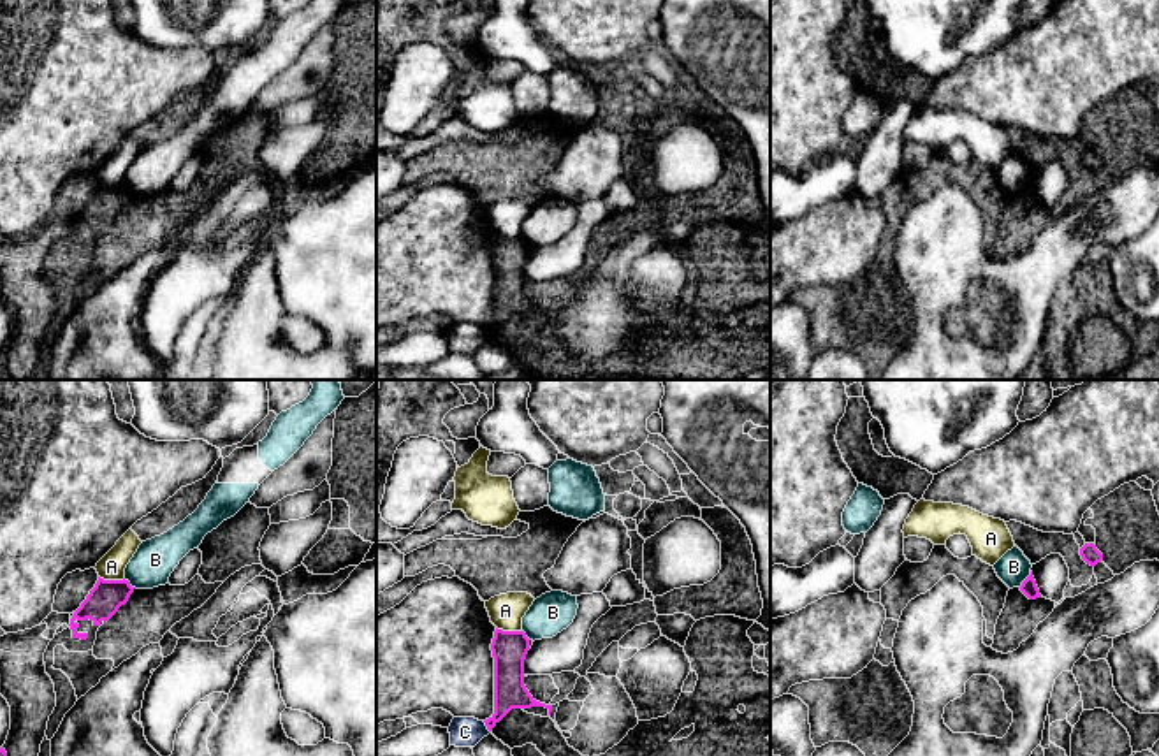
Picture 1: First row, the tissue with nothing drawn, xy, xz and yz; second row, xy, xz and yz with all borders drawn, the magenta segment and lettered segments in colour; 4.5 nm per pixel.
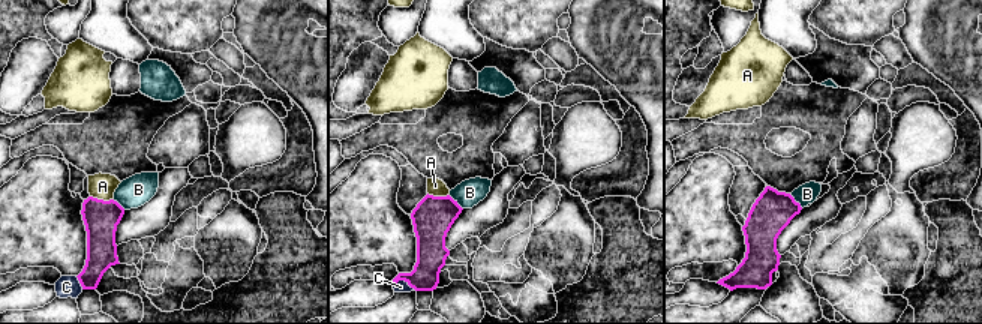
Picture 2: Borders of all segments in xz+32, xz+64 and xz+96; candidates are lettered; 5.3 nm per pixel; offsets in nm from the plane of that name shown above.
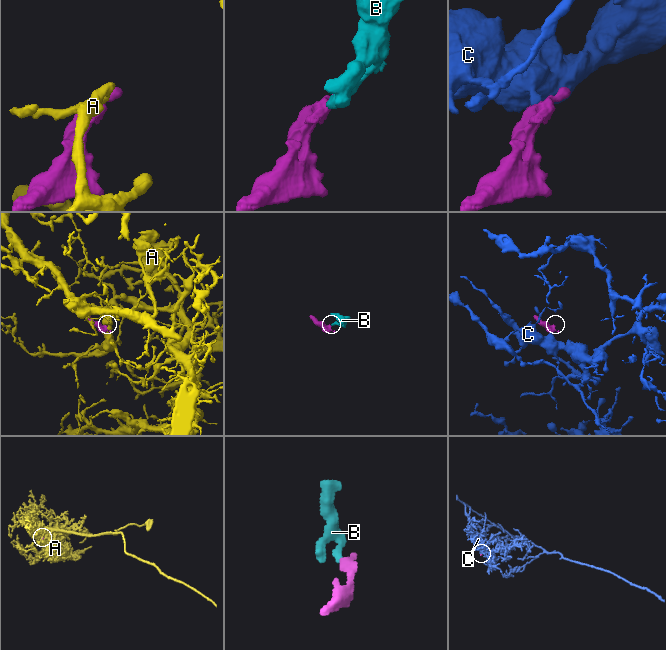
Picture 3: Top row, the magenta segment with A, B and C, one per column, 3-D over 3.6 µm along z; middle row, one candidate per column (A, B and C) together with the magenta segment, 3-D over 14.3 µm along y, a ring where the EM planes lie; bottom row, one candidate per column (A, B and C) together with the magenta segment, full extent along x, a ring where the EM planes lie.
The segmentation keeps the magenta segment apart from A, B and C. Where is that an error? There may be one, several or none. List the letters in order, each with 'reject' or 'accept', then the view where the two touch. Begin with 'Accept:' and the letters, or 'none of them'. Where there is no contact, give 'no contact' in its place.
Accept: none of them
A: reject; meets magenta in xy
B: reject; meets magenta in yz
C: reject; meets magenta in xz

